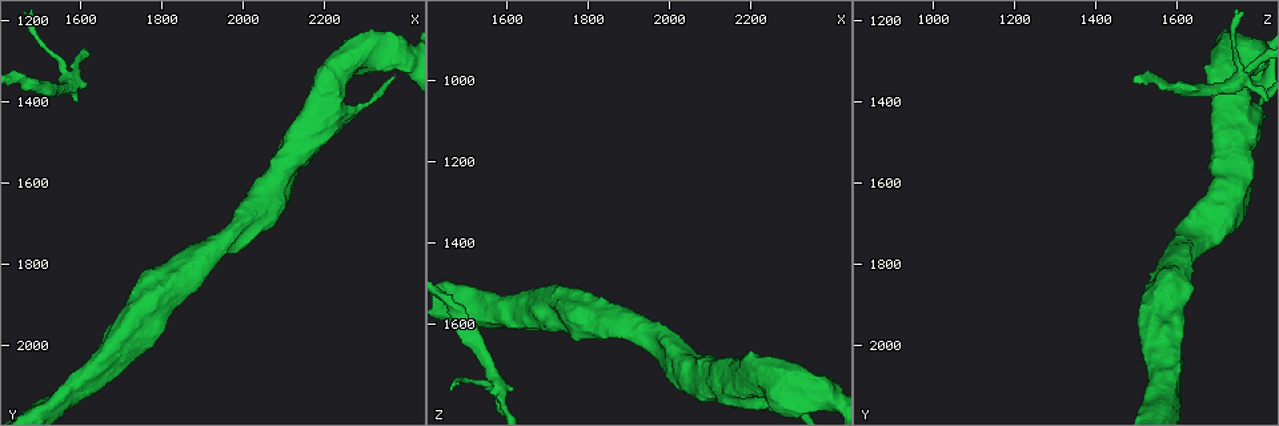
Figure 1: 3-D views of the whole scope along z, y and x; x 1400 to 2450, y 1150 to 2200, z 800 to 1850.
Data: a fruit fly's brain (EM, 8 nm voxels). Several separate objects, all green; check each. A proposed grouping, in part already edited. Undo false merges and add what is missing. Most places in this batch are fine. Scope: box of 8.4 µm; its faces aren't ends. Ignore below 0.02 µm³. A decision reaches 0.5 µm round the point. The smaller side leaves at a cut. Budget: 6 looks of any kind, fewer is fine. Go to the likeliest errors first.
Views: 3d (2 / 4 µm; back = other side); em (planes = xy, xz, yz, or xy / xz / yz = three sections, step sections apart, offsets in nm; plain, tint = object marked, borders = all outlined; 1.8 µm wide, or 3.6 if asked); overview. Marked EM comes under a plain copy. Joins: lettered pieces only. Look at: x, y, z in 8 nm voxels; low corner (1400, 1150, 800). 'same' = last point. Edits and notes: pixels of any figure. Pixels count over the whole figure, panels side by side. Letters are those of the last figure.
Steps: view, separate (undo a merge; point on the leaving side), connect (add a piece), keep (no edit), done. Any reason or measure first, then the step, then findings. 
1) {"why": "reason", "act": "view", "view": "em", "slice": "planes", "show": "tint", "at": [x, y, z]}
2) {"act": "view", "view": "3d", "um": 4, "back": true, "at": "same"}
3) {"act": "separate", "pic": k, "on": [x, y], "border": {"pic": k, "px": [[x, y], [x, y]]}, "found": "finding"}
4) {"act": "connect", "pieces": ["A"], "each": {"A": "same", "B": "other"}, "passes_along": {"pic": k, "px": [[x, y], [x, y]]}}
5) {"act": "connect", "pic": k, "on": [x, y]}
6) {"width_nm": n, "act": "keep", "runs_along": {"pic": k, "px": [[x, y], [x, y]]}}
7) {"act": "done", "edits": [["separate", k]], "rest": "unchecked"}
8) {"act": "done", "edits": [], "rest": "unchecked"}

{"why": "thick turns thin", "act": "view", "view": "3d", "um": 4, "at": [1595, 1325, 1770]}

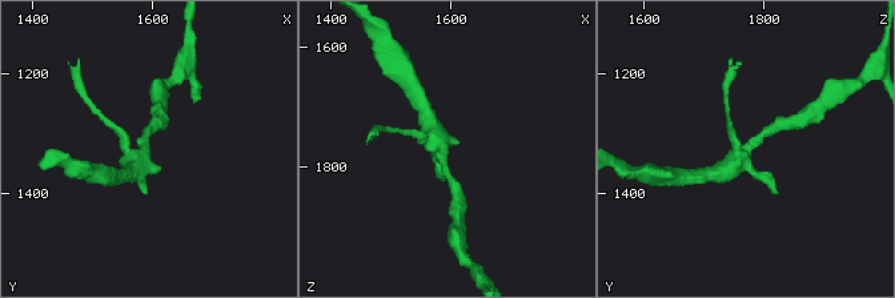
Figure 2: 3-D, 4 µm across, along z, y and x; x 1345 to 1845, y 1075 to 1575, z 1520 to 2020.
{"why": "shape alone is not enough", "act": "view", "view": "em", "slice": "xz", "step": 4, "show": "tint", "at": [1585, 1320, 1770]}

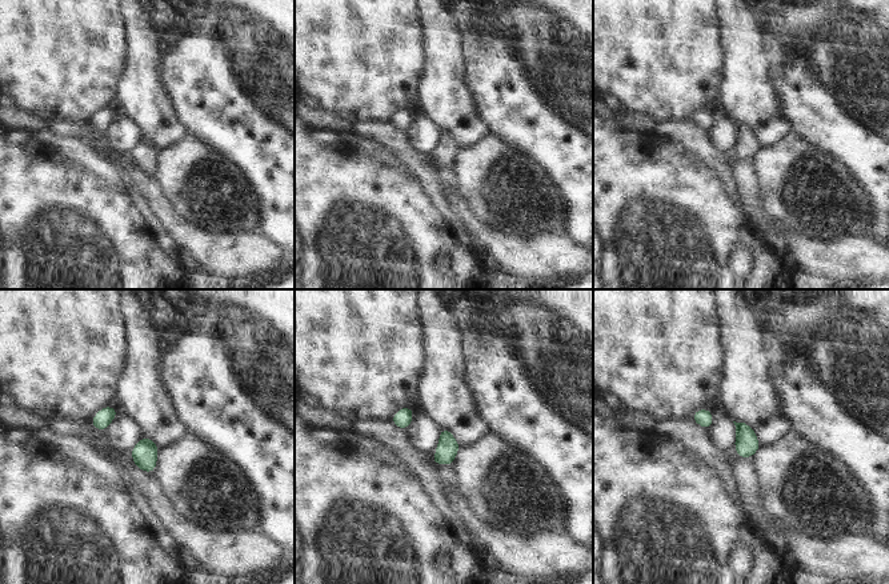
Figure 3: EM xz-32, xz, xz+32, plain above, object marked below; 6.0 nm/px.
{"act": "view", "view": "em", "slice": "planes", "show": "borders", "at": "same"}

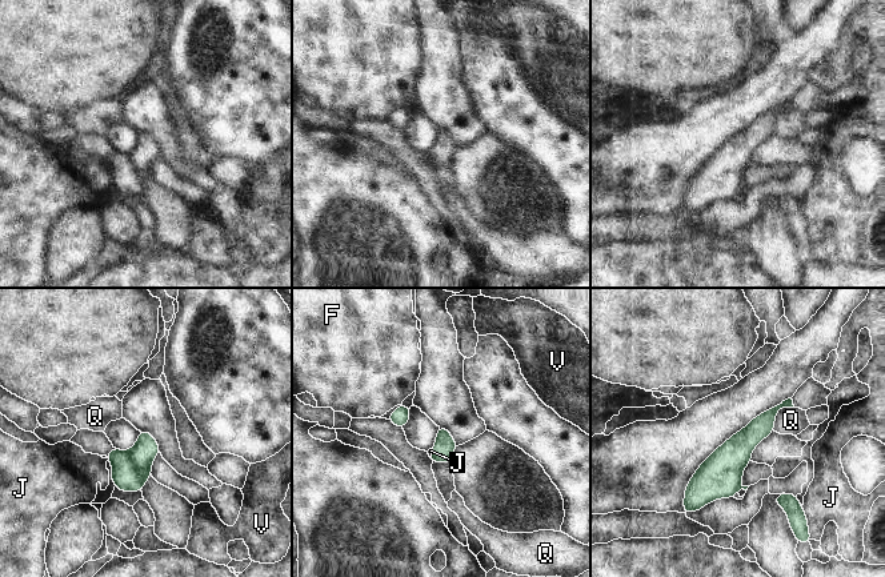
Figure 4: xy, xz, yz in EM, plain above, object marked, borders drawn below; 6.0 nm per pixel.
{"longest_contact_nm": ["Q", 200], "act": "separate", "pic": 4, "on": [124, 477], "each": {"F": "other", "J": "other", "Q": "other", "V": "other"}, "found": "two cells meet here"}

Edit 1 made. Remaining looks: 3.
{"act": "view", "view": "overview"}

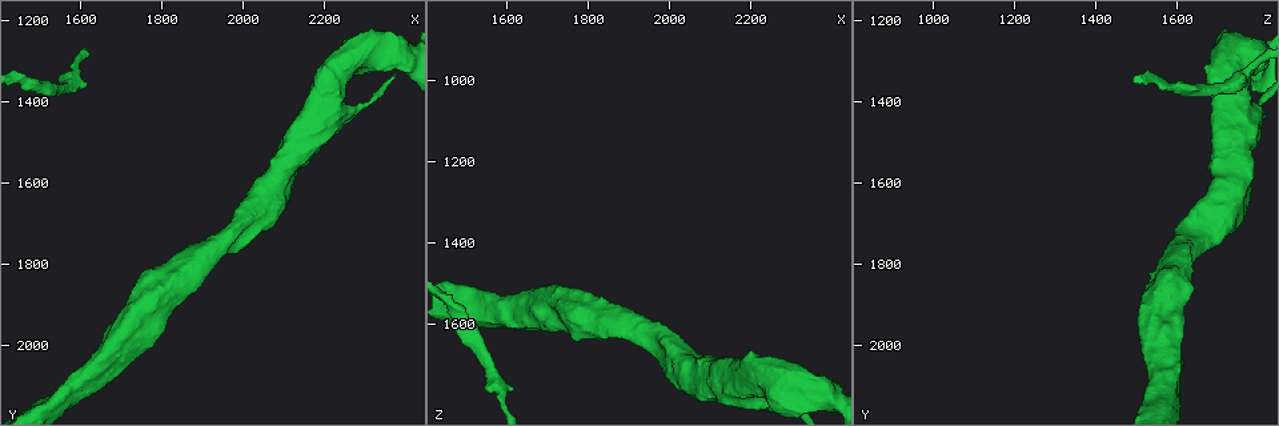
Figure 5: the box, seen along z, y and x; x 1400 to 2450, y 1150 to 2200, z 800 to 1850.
{"why": "calibre changes", "act": "view", "view": "3d", "um": 4, "at": [2210, 1435, 1760]}

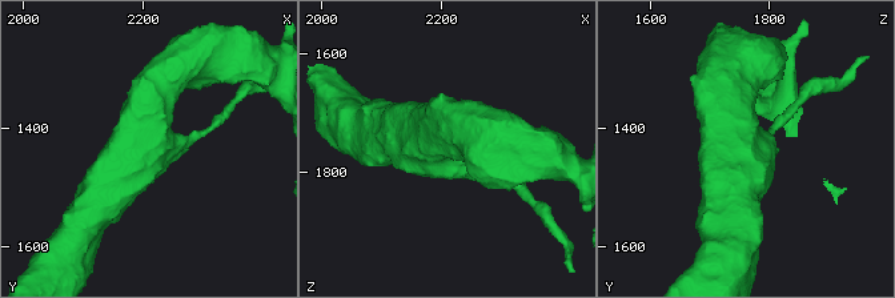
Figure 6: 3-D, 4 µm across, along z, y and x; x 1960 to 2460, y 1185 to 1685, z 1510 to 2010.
{"act": "view", "view": "em", "um": 3.6, "slice": "planes", "show": "borders", "at": [2215, 1430, 1760]}

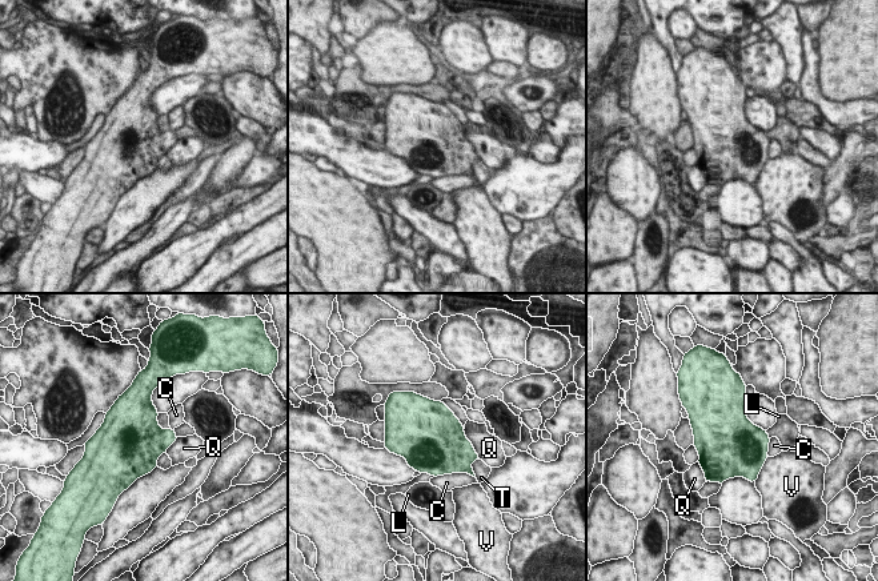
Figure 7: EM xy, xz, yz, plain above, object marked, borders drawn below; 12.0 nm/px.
{"width_nm": 750, "longest_contact_nm": ["C", 460], "act": "keep", "each": {"C": "other", "L": "other", "Q": "other", "T": "other", "V": "other"}, "found": "continuous, no second cell"}

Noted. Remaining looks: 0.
{"act": "done", "edits": [["separate", 4]], "rest": "unchecked"}

